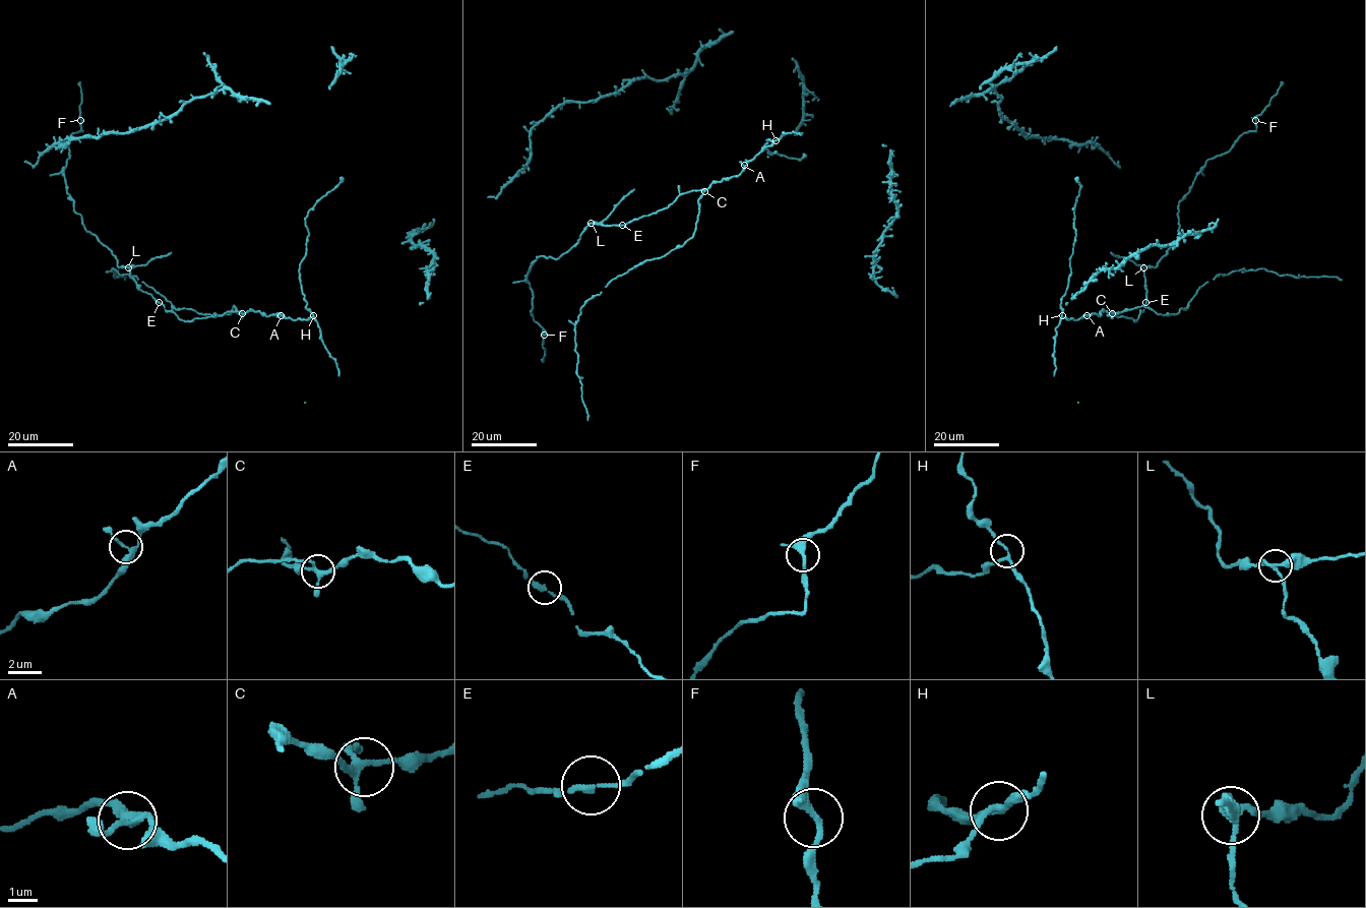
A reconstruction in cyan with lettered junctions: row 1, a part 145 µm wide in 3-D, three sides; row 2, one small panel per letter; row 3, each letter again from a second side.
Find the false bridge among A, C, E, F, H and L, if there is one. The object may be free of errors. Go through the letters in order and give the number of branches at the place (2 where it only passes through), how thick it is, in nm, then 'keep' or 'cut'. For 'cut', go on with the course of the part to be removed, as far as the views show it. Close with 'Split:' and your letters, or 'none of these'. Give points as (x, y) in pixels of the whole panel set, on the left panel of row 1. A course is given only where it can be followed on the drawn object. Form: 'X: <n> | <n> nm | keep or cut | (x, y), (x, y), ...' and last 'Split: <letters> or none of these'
A: 3 | 240 nm | keep
C: 4 | 220 nm | keep
E: 2 | 200 nm | keep
F: 3 | 240 nm | keep
H: 3 | 150 nm | keep
L: 3 | 200 nm | cut | (128, 266), (144, 265), (171, 252)
Split: L

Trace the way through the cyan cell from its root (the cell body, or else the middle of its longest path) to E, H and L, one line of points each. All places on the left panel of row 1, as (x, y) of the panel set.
E: (104, 245), (115, 257), (117, 265), (127, 266), (136, 286), (159, 302)
H: (104, 245), (140, 290), (180, 319), (230, 311), (278, 313), (294, 320), (313, 315)
L: (104, 245), (115, 257), (118, 266), (128, 266)

